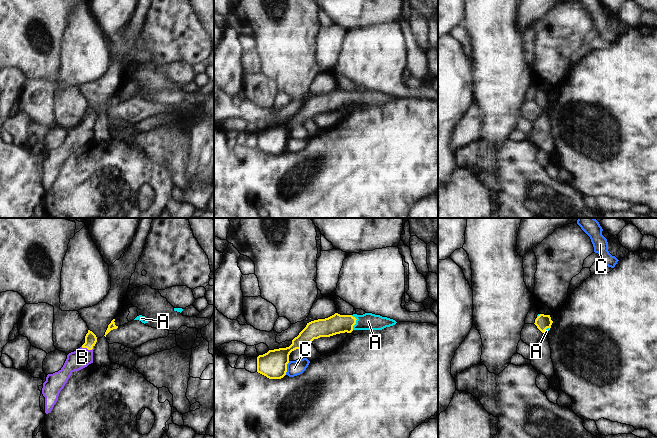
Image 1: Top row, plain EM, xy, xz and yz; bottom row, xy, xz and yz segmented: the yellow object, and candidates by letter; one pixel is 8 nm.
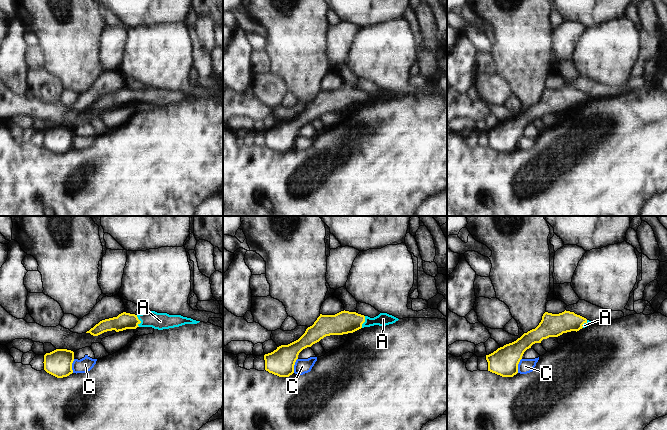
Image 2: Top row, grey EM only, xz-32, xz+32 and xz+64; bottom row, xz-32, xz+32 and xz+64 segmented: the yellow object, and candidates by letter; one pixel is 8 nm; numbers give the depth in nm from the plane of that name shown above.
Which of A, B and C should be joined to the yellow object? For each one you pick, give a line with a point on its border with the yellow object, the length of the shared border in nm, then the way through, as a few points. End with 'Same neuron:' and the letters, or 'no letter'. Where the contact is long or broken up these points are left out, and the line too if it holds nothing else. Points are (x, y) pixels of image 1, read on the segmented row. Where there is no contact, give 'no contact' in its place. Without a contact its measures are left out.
A: xz (355, 322) | 120 nm | across xz (335, 324), (355, 322), (368, 321)
B: xy (87, 348) | 110 nm | across xy (90, 339), (87, 348), (82, 357)
Same neuron: A, B

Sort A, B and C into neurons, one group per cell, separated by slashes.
A B / C

